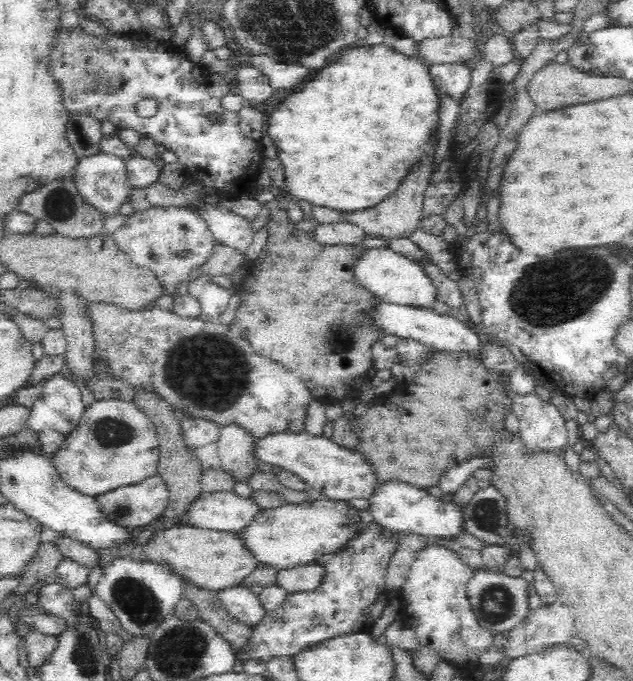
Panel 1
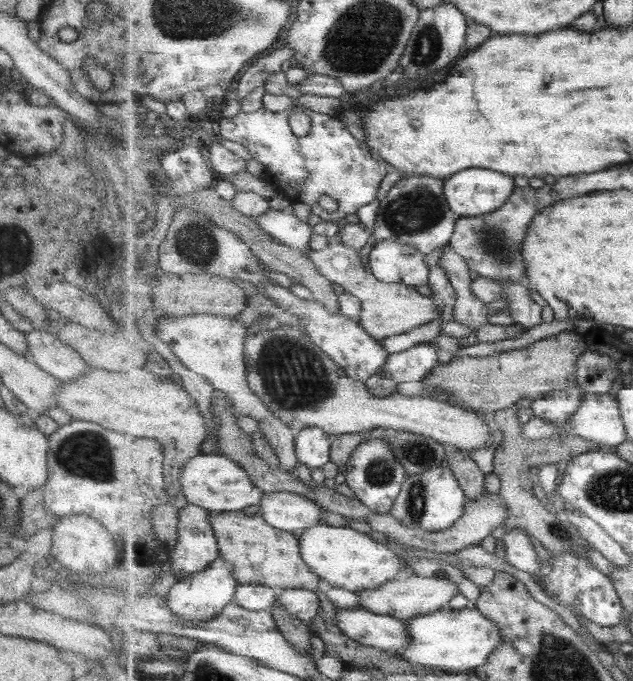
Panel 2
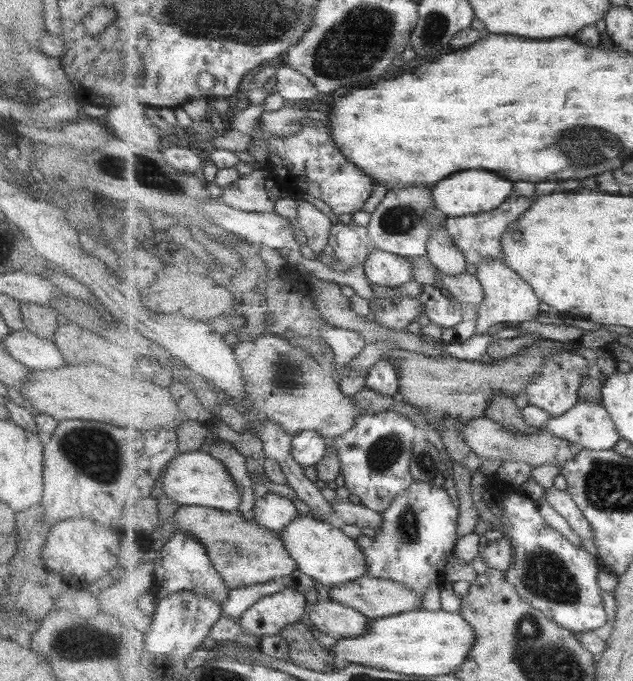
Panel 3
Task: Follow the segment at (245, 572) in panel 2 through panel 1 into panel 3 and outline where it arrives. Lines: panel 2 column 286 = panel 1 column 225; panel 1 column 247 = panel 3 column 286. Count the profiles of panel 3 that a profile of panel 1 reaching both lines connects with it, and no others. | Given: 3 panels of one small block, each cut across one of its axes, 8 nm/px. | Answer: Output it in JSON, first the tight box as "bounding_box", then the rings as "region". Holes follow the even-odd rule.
{"bounding_box":[162,506,299,590],"region":[[[181,506],[171,522],[173,524],[165,528],[162,537],[177,531],[197,537],[207,547],[213,565],[223,576],[229,590],[281,580],[299,570],[299,564],[289,555],[281,536],[256,520],[245,519],[239,510],[229,512],[203,506]]]}

